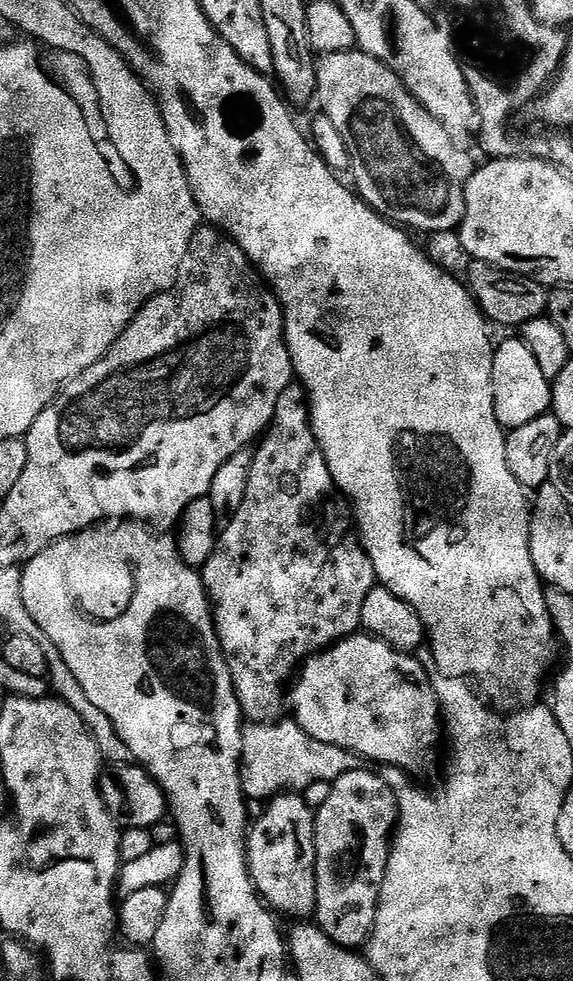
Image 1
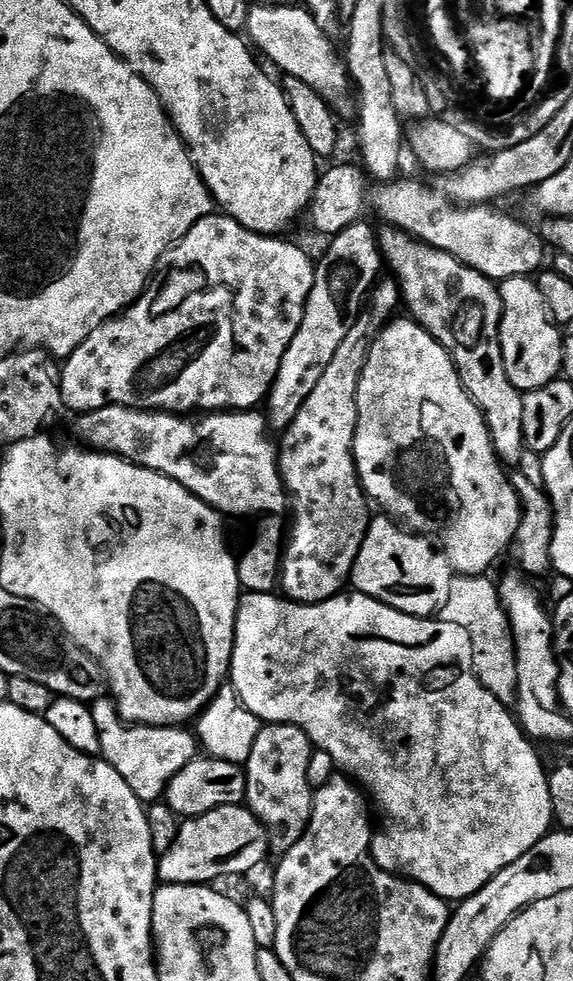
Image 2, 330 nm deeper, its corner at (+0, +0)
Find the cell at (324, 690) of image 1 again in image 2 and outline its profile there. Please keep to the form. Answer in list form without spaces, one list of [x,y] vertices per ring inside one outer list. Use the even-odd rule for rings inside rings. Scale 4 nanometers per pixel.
[[[353,591],[352,596],[348,595],[331,596],[321,604],[295,604],[280,594],[244,592],[236,615],[230,683],[246,710],[250,710],[250,714],[257,716],[264,724],[293,724],[301,728],[313,745],[319,751],[330,754],[337,769],[355,781],[370,797],[371,803],[376,803],[384,811],[385,818],[393,820],[392,828],[384,828],[381,832],[379,829],[372,838],[372,861],[379,868],[426,886],[426,890],[441,896],[443,900],[465,900],[478,894],[478,890],[482,890],[482,886],[486,886],[486,882],[490,882],[498,870],[506,870],[510,862],[522,858],[530,846],[553,831],[548,772],[536,753],[537,745],[525,735],[517,717],[494,694],[490,694],[490,690],[486,690],[486,686],[482,686],[476,677],[476,671],[472,669],[470,634],[466,634],[462,626],[454,626],[454,622],[439,618],[402,614],[358,591]]]

